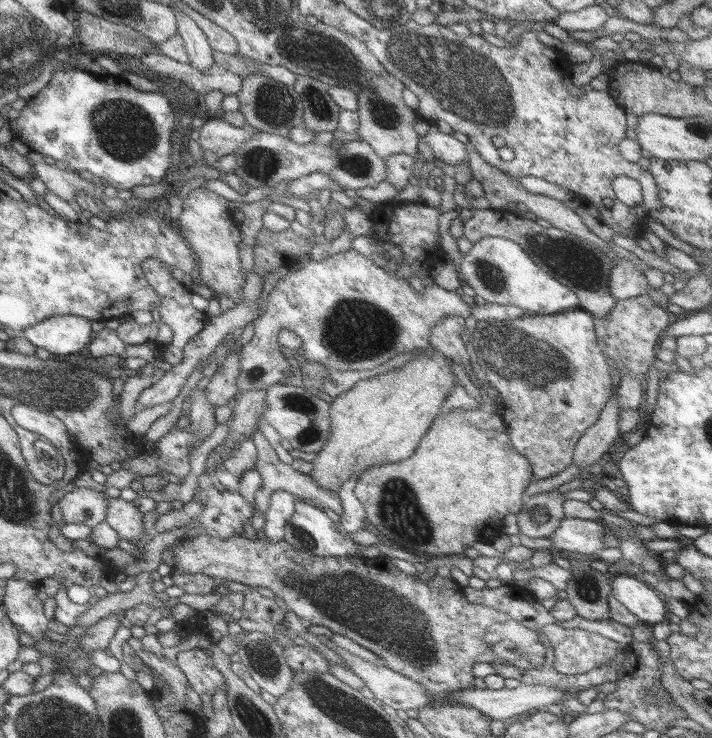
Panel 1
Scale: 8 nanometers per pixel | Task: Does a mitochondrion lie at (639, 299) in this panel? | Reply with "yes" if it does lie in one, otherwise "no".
no

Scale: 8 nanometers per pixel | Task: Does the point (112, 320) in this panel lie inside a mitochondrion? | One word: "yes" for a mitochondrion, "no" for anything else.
no

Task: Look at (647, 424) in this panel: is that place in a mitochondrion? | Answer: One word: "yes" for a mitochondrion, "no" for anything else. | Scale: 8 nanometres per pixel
no

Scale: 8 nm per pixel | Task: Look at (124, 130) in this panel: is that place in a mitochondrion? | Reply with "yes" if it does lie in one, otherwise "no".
yes

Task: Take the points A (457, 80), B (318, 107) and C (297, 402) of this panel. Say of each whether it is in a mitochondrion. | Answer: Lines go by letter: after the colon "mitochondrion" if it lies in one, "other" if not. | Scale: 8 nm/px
A: mitochondrion
B: mitochondrion
C: mitochondrion

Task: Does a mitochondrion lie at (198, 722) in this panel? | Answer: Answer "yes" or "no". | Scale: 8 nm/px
no

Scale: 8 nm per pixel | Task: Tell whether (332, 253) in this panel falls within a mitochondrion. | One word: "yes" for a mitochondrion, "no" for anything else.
no

